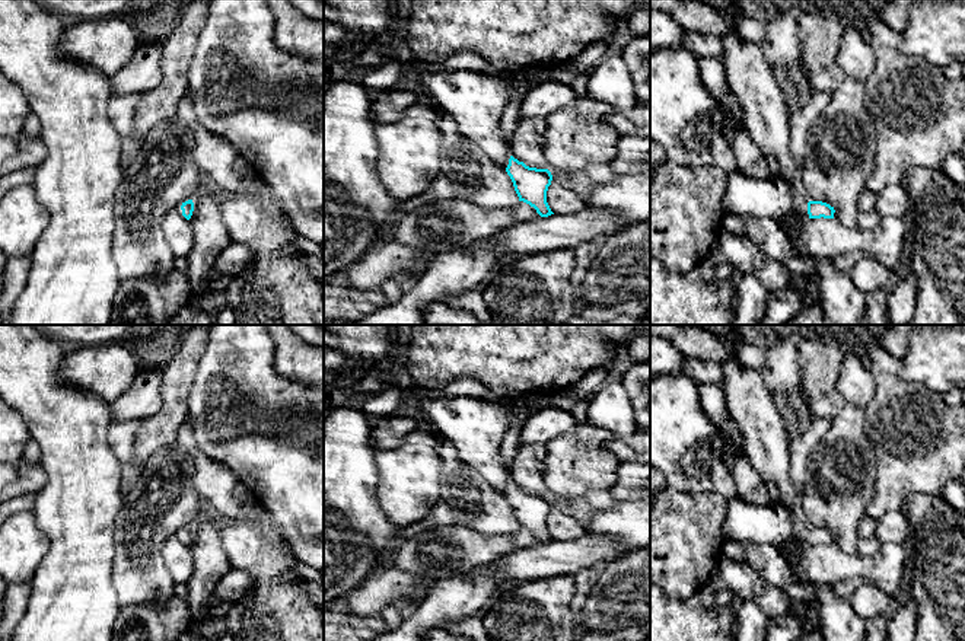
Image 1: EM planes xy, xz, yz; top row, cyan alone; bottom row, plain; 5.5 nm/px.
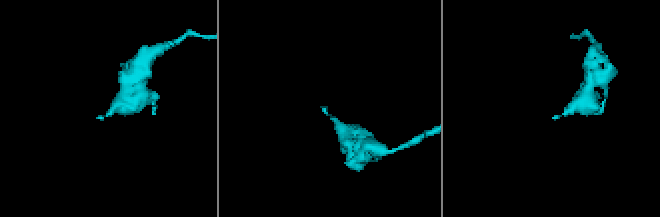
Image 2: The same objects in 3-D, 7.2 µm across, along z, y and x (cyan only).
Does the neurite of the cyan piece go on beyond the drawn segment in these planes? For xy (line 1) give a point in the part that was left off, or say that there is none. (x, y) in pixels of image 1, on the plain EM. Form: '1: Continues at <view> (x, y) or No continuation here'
1: No continuation here

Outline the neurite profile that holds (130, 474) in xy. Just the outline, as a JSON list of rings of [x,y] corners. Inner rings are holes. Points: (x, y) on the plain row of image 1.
[[[131,463],[121,465],[121,494],[125,495],[128,489],[137,482],[140,476],[140,468]]]

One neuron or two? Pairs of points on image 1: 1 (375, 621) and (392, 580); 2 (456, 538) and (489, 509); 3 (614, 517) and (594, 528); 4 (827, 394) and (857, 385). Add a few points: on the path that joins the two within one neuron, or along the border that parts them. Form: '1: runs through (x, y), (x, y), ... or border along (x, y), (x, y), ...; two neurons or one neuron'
1: border along (346, 600), (347, 608), (359, 615), (379, 614); two neurons
2: border along (454, 520), (486, 535), (503, 535); two neurons
3: runs through (610, 522), (598, 526); one neuron
4: border along (843, 357), (837, 391), (847, 401); two neurons

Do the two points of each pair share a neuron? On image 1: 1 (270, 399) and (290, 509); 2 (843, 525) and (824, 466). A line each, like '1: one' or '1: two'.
1: one
2: one

